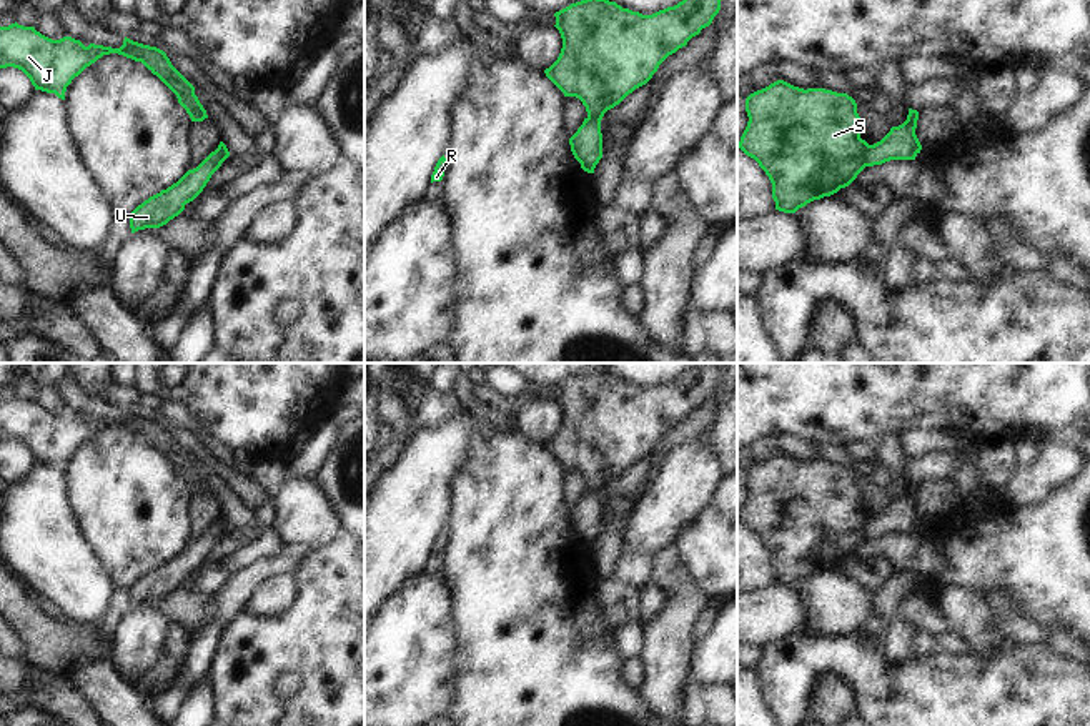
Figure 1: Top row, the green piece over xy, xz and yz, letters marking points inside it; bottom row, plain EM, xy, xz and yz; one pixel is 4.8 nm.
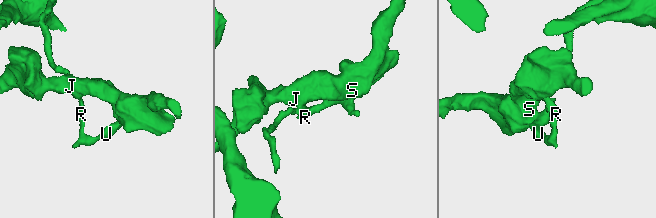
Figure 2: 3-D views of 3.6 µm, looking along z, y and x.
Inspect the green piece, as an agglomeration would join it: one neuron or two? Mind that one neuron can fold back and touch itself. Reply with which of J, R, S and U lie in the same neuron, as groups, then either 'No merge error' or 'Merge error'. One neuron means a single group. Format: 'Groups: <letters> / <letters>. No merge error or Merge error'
Groups: J S / R U. Merge error

